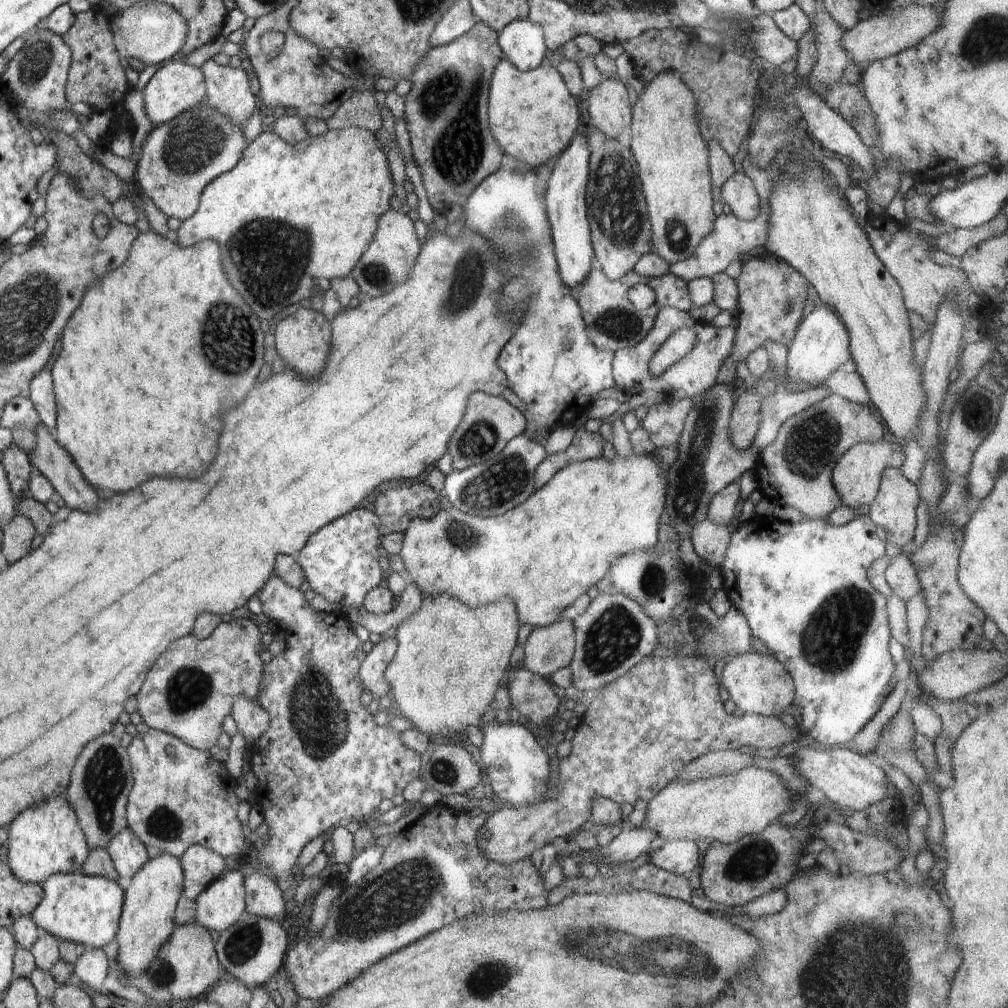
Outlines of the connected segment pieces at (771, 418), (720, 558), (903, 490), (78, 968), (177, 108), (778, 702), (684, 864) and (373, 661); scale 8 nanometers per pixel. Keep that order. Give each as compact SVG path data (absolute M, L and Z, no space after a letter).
M782 382L778 383L776 394L764 398L760 404L760 424L756 436L752 439L752 445L761 450L770 446L785 420L818 404L828 394L832 392L826 386L818 385L807 391L790 392L785 389Z
M703 520L696 524L690 534L693 549L706 564L715 568L720 567L724 562L724 556L730 543L731 533L727 527L718 526L712 520Z
M888 468L881 476L878 496L872 500L868 515L876 527L884 528L888 543L896 544L898 548L909 548L916 530L916 508L919 500L917 485L906 479L900 468Z
M87 947L84 956L75 964L75 980L88 984L94 992L100 992L110 965L103 950Z
M167 61L155 72L143 88L144 108L154 126L166 124L190 108L196 108L207 102L206 82L202 70L183 61Z
M757 652L736 654L730 658L730 662L723 666L720 680L730 698L734 700L738 708L738 714L756 714L764 718L779 718L791 712L794 702L794 682L786 668L773 656L762 656Z
M673 840L652 851L647 863L654 864L656 868L662 868L666 872L688 877L698 865L698 860L700 860L700 850L695 842Z
M396 637L381 639L368 652L359 668L363 691L370 692L374 700L386 703L392 693L388 680L384 678L385 670L396 652Z

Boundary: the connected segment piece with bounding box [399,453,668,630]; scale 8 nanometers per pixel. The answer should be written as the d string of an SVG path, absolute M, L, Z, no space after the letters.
M616 453L612 460L601 456L596 460L569 463L556 472L546 486L536 489L520 506L502 516L474 516L444 503L434 518L414 518L403 532L399 555L404 562L404 573L418 586L423 598L450 594L470 608L510 598L520 626L528 624L532 630L546 628L558 622L561 612L580 594L606 576L617 556L636 551L654 554L660 515L665 510L666 488L667 477L662 474L656 458L648 453L622 458Z

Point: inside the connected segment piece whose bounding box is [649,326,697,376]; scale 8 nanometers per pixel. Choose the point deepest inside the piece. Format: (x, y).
(680, 342)

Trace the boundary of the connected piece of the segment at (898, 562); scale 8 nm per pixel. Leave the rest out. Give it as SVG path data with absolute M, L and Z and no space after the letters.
M906 552L892 558L890 566L884 572L884 578L892 592L904 602L912 601L921 592L920 580Z

